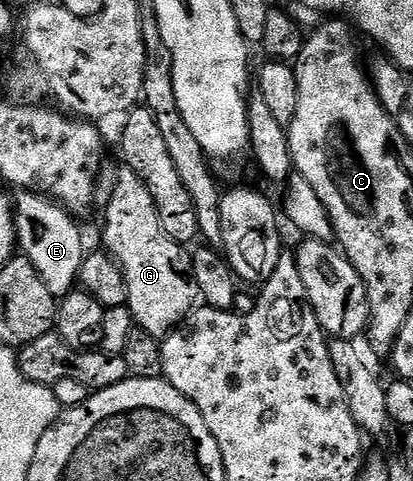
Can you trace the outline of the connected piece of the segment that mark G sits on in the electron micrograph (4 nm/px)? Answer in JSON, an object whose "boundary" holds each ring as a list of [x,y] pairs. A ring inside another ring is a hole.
{"boundary":[[[121,169],[117,175],[117,188],[105,207],[103,247],[123,269],[129,298],[127,306],[140,330],[158,337],[170,335],[198,306],[192,254],[163,233],[155,201],[151,201],[147,185],[143,185],[134,171]]]}

